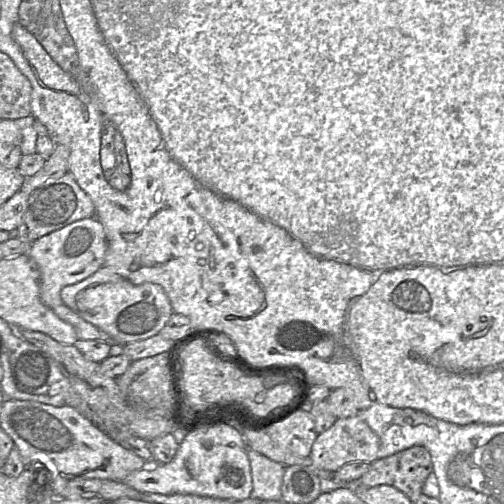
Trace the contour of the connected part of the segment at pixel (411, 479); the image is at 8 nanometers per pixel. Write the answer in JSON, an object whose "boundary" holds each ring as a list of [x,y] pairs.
{"boundary":[[[413,446],[385,458],[377,458],[358,480],[363,487],[392,486],[412,502],[422,494],[422,487],[433,471],[429,451],[423,446]]]}

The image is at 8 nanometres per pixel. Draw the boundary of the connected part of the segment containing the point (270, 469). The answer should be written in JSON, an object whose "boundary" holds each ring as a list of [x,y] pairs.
{"boundary":[[[247,448],[251,468],[251,497],[261,501],[281,500],[281,485],[286,466]]]}

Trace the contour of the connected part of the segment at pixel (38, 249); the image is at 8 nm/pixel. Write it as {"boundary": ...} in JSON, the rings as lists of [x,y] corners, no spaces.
{"boundary":[[[93,216],[75,221],[40,237],[31,243],[28,255],[36,262],[41,272],[40,299],[42,303],[75,329],[78,340],[97,340],[112,345],[117,343],[107,333],[82,319],[61,299],[63,287],[82,281],[104,265],[106,250],[105,229],[98,218]]]}

